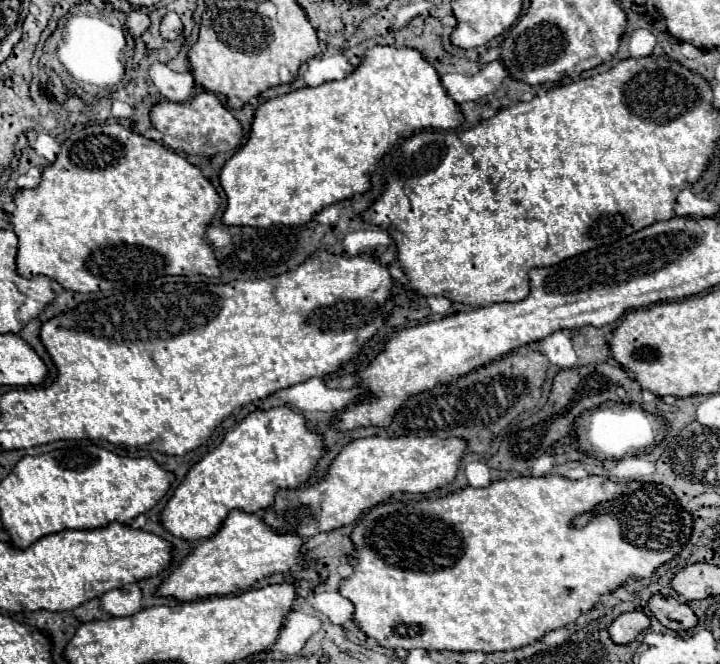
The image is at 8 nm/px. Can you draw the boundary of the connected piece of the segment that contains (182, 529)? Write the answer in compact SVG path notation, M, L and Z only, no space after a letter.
M287 406L251 412L213 452L189 470L161 512L161 522L173 536L185 540L211 538L231 510L265 510L273 504L277 490L293 490L305 484L325 452L323 436L307 426L301 412Z

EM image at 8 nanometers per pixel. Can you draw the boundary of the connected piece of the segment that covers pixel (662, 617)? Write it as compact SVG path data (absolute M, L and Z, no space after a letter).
M655 594L651 600L649 600L649 610L653 612L653 616L663 624L667 626L669 630L675 630L675 632L683 632L683 630L689 630L693 626L697 626L697 616L695 612L675 600L675 598L667 598L667 596L661 596L661 594Z

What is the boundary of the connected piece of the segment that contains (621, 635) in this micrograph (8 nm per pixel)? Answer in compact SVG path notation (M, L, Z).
M627 612L609 626L609 636L615 644L629 644L647 628L649 618L643 612Z

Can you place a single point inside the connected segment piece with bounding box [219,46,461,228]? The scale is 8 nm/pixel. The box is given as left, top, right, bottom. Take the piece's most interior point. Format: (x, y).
(314, 147)

